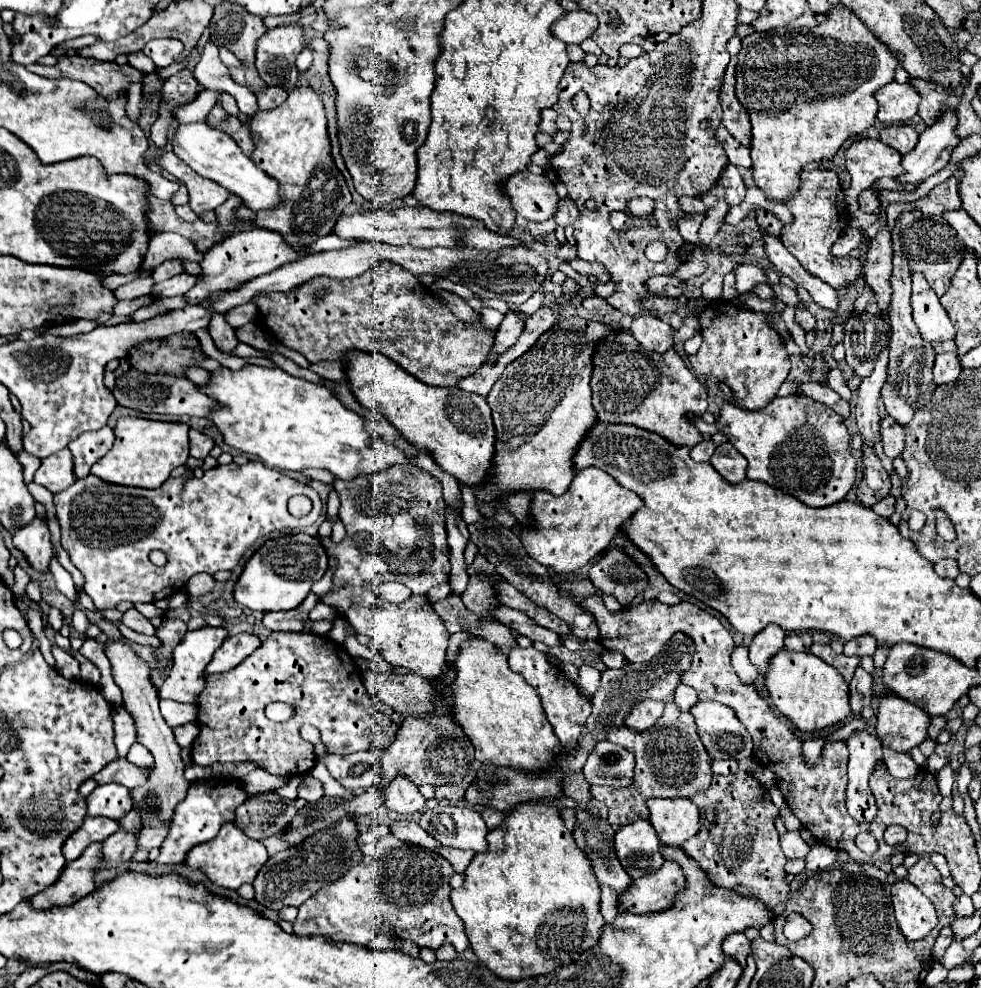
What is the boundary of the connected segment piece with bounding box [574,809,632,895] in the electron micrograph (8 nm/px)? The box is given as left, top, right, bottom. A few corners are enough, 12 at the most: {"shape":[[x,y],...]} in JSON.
{"shape":[[578,809],[574,839],[598,883],[620,895],[632,879],[614,853],[606,819]]}

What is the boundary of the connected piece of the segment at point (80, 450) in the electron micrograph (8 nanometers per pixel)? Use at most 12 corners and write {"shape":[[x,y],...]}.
{"shape":[[102,427],[76,437],[72,451],[76,479],[112,449],[114,431]]}

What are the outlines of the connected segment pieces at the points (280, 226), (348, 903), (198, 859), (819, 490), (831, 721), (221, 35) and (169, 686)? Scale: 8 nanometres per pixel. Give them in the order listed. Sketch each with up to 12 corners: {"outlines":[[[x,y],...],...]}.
{"outlines":[[[322,99],[256,113],[250,159],[282,199],[250,225],[302,253],[352,201]],[[392,833],[300,905],[296,935],[470,943],[454,869]],[[234,823],[196,845],[188,867],[214,885],[254,883],[266,847]],[[806,395],[726,403],[748,479],[810,507],[842,501],[856,457],[842,417]],[[782,649],[764,685],[802,731],[852,715],[848,683],[808,651]],[[222,1],[210,41],[230,49],[240,67],[230,77],[252,93],[266,89],[254,67],[262,17]],[[210,625],[188,631],[174,649],[160,699],[196,703],[202,673],[228,637]]]}

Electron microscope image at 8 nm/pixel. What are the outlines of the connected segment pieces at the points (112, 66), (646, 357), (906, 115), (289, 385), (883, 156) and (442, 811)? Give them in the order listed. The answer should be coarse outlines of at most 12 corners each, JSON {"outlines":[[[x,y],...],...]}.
{"outlines":[[[58,57],[62,73],[114,101],[142,73],[130,65]],[[616,329],[596,345],[600,421],[676,447],[702,441],[708,407],[674,349],[646,351]],[[896,81],[876,91],[884,125],[898,125],[916,115],[920,95]],[[220,367],[198,389],[224,443],[338,479],[410,467],[326,387]],[[878,139],[846,149],[848,211],[882,177],[900,177],[902,155]],[[432,807],[420,827],[454,849],[484,851],[486,823],[468,807]]]}

